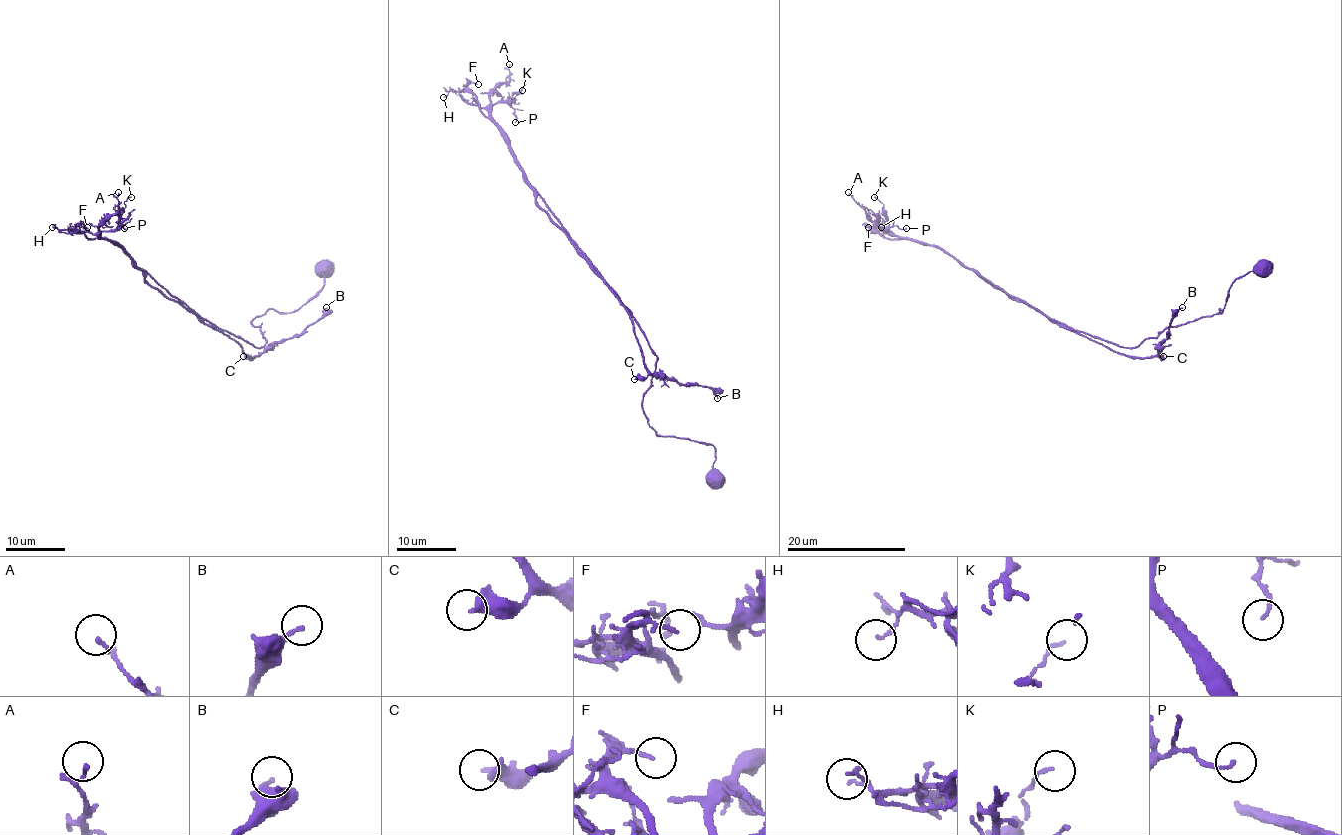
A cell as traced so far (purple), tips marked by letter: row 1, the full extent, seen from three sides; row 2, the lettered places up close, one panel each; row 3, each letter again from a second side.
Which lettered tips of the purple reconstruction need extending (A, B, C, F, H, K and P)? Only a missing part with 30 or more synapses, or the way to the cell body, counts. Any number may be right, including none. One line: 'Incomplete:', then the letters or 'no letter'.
Incomplete: no letter

